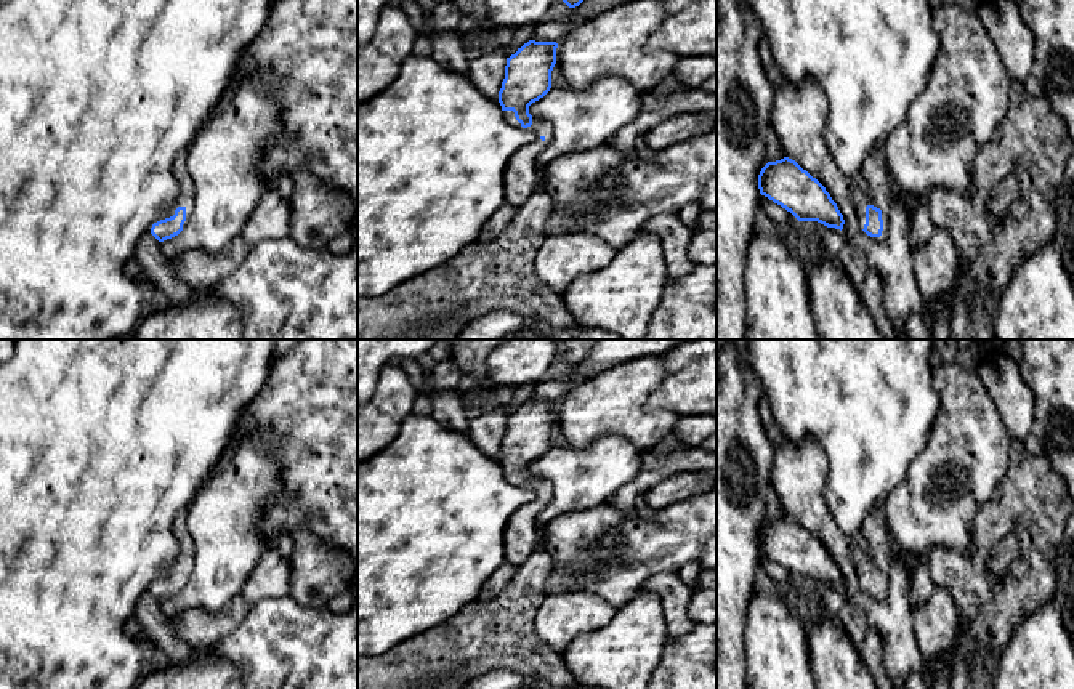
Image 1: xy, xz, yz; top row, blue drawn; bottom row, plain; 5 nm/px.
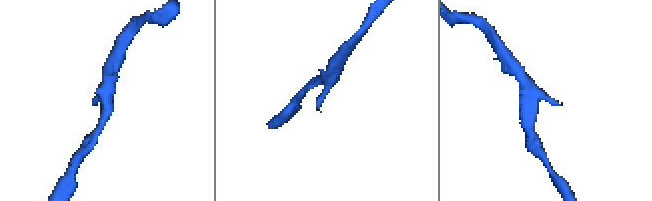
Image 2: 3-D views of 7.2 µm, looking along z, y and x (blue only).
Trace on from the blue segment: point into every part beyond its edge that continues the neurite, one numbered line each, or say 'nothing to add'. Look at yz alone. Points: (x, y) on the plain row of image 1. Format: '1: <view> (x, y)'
1: yz (882, 550)

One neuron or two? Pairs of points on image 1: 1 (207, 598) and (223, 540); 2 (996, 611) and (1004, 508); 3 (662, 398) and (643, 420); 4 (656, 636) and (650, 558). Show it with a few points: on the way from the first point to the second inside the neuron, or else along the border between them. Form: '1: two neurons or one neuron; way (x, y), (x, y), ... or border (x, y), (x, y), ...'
1: one neuron; way (218, 584), (223, 555)
2: one neuron; way (980, 585), (980, 556), (986, 534)
3: two neurons; border (664, 375), (645, 406), (669, 409), (682, 417)
4: two neurons; border (641, 590), (617, 609)

